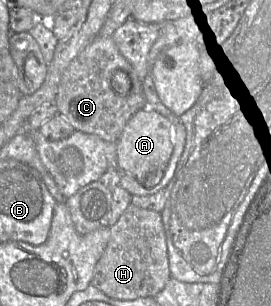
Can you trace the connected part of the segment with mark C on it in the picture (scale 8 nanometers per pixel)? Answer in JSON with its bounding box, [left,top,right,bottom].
[54,35,147,142]

